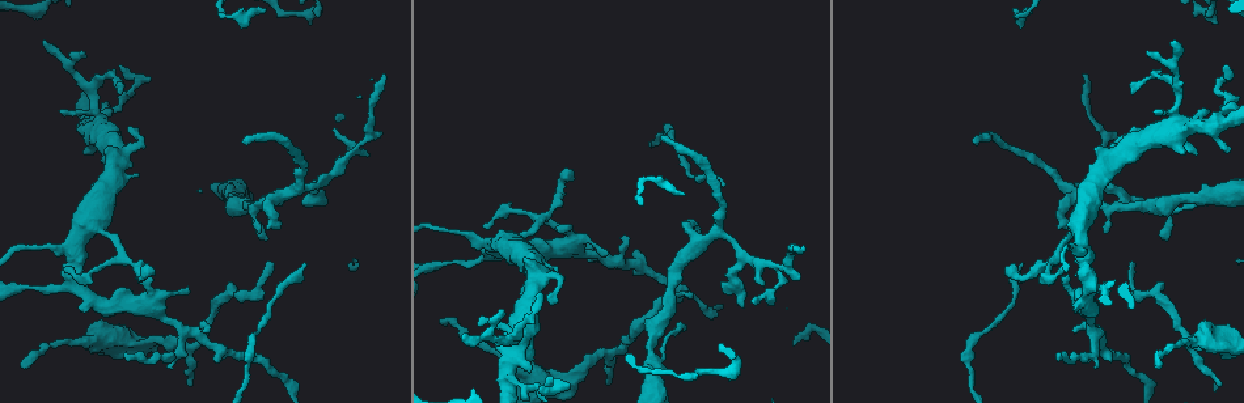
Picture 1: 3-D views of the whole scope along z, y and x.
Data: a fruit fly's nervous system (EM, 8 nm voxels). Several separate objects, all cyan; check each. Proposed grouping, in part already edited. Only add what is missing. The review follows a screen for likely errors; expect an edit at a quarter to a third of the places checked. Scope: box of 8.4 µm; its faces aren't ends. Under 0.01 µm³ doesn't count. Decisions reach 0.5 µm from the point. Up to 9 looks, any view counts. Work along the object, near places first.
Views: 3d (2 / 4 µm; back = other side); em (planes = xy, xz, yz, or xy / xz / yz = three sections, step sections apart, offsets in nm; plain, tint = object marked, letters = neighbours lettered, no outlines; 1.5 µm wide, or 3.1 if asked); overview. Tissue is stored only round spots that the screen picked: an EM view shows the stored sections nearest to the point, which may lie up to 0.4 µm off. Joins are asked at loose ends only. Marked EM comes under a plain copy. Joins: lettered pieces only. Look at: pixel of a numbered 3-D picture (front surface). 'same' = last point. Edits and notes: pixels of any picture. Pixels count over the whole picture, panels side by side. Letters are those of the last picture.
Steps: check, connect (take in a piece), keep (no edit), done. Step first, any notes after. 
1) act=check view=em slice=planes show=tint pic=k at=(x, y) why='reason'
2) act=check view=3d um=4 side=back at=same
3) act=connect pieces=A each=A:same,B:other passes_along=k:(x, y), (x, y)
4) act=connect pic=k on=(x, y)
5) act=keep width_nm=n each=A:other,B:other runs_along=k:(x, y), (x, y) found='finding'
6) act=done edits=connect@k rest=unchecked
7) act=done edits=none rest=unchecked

act=check view=em slice=planes show=letters pic=1 at=(441, 322) why='thin end'

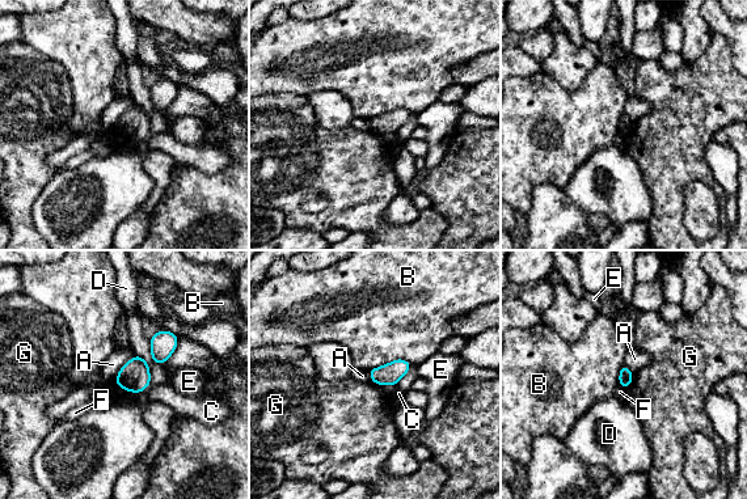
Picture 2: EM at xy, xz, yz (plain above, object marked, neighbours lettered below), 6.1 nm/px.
act=keep width_nm=90 each=A:other,B:other,C:other,D:other,E:other,F:other,G:other border=2:(366, 371), (374, 383), (392, 387) found='none of them fits'

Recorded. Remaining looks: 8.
act=check view=em slice=planes show=letters pic=1 at=(608, 253) why='an open end'

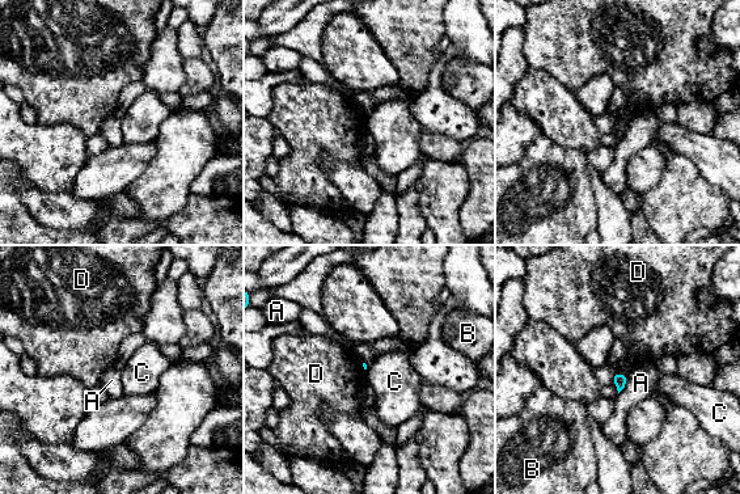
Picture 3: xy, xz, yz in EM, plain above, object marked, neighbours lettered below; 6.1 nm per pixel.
act=keep each=A:other,B:other,C:other,D:other found='none of them fits'

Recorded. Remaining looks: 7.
act=check view=em slice=planes show=letters pic=1 at=(1218, 384) why='tapers out'

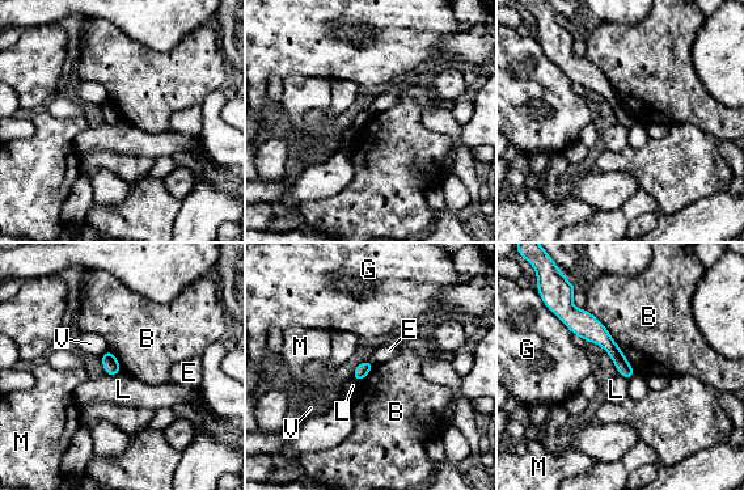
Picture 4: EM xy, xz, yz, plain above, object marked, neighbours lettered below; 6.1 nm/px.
act=keep width_nm=90 each=B:other,E:other,G:other,L:other,M:other,V:other border=4:(584, 308), (605, 328), (635, 372) found='none of them fits'

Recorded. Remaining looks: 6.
act=check view=3d um=4 pic=1 at=(481, 322) why='branch stops here'

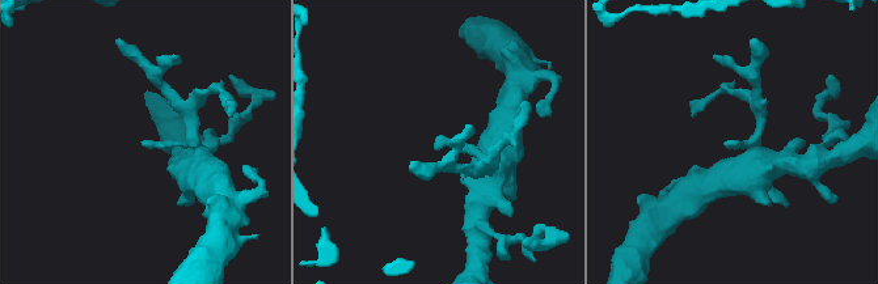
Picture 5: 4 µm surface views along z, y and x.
act=check view=em slice=xz step=8 show=letters pic=5 at=(436, 146)

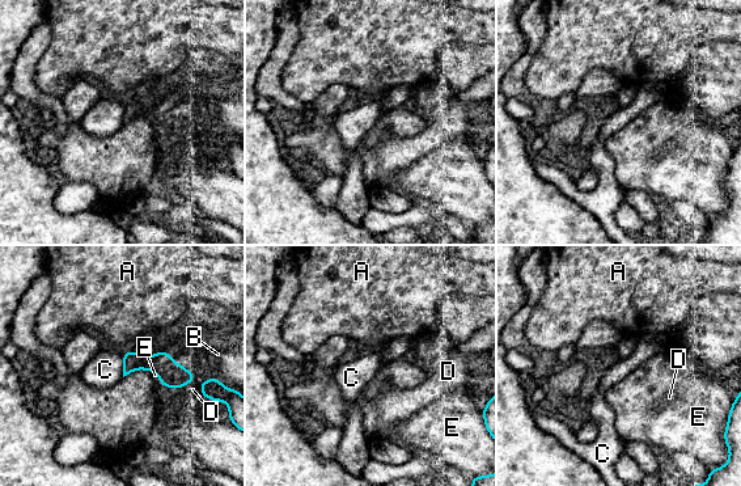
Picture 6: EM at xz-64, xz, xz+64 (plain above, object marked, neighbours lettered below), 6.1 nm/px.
act=check view=em slice=planes show=letters at=same why='cut it another way'

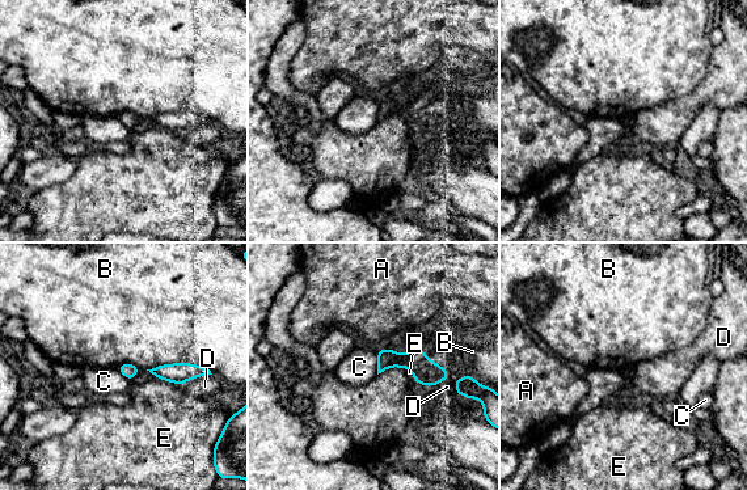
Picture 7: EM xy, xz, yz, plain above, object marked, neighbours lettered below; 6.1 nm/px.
act=keep each=A:other,B:other,C:other,D:other,E:other border=7:(375, 353), (378, 374) found='none of them fits'

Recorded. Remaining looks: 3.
act=done edits=none rest=unchecked

